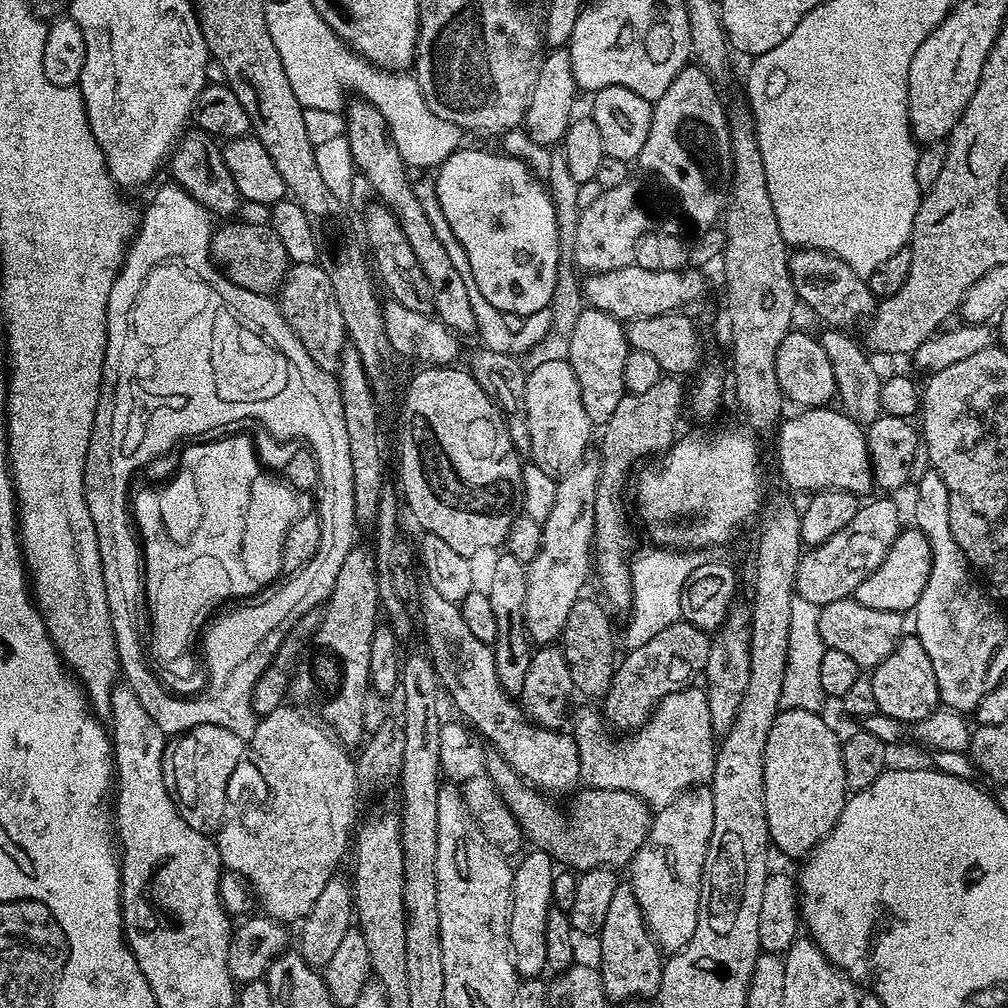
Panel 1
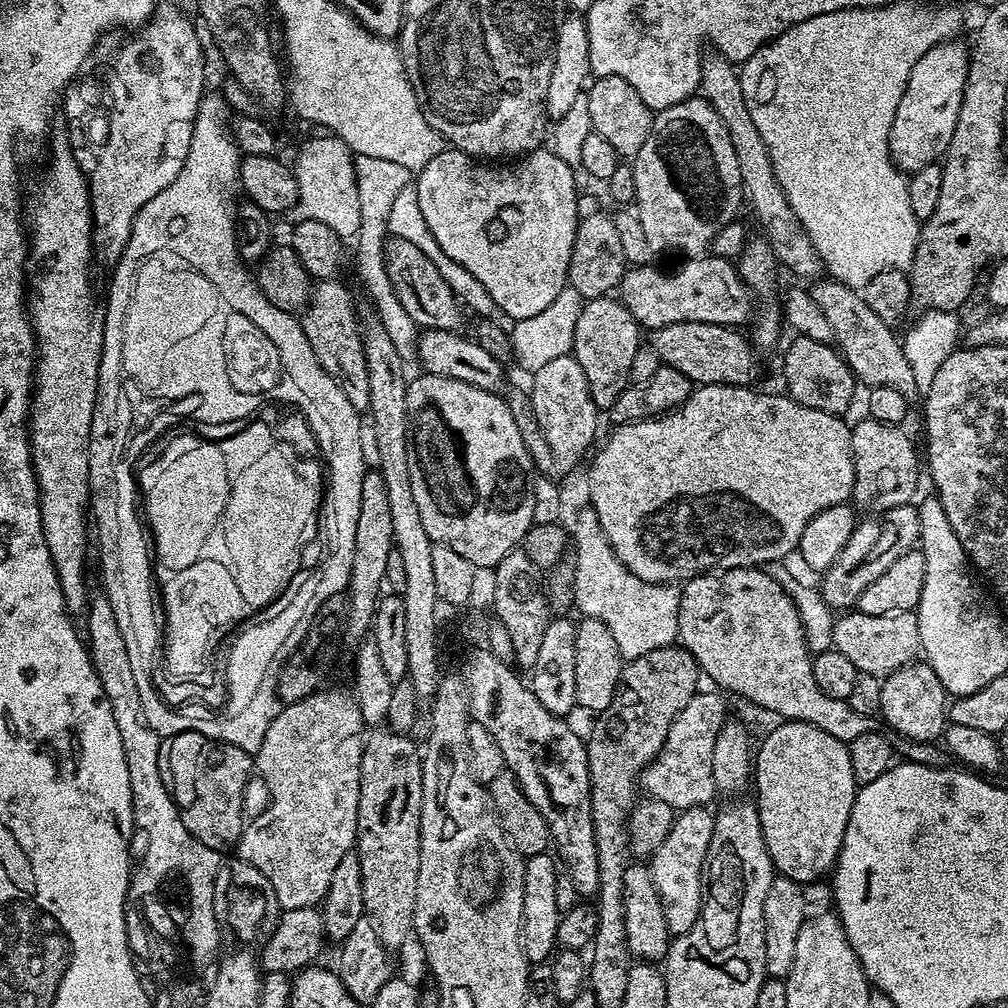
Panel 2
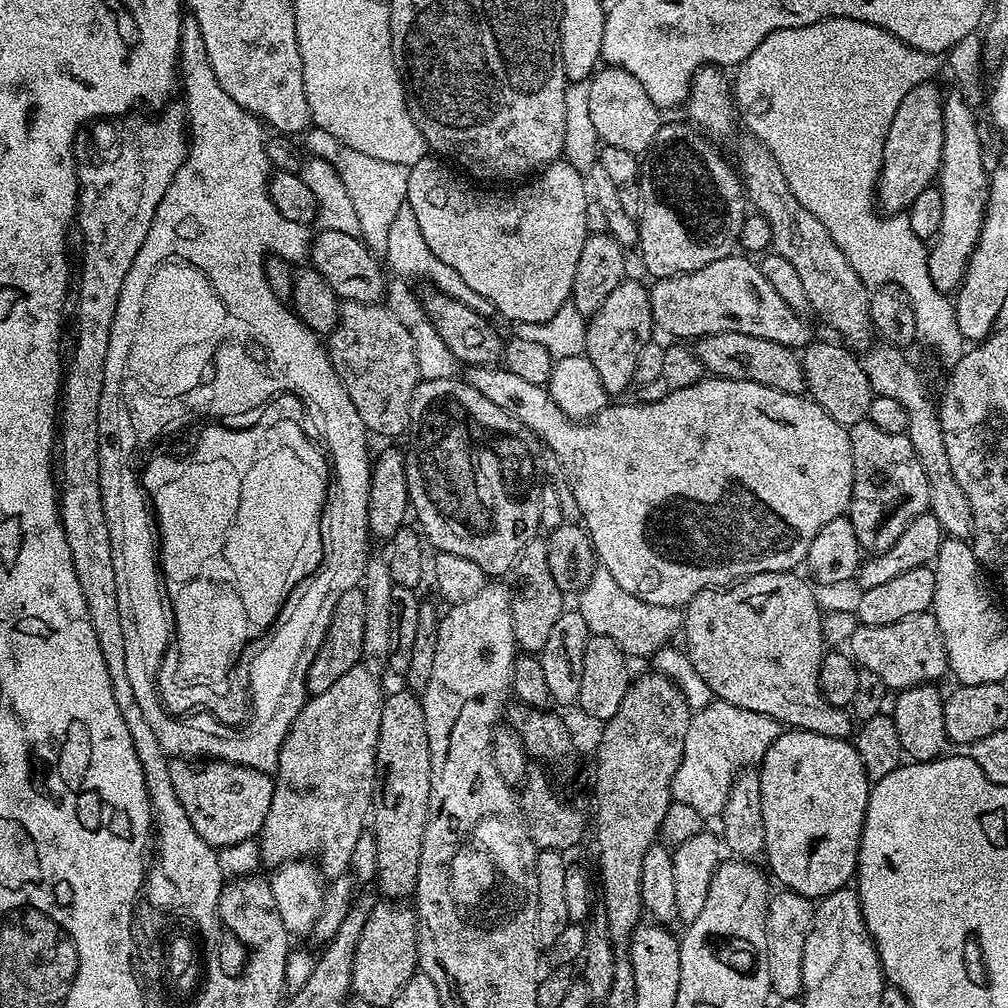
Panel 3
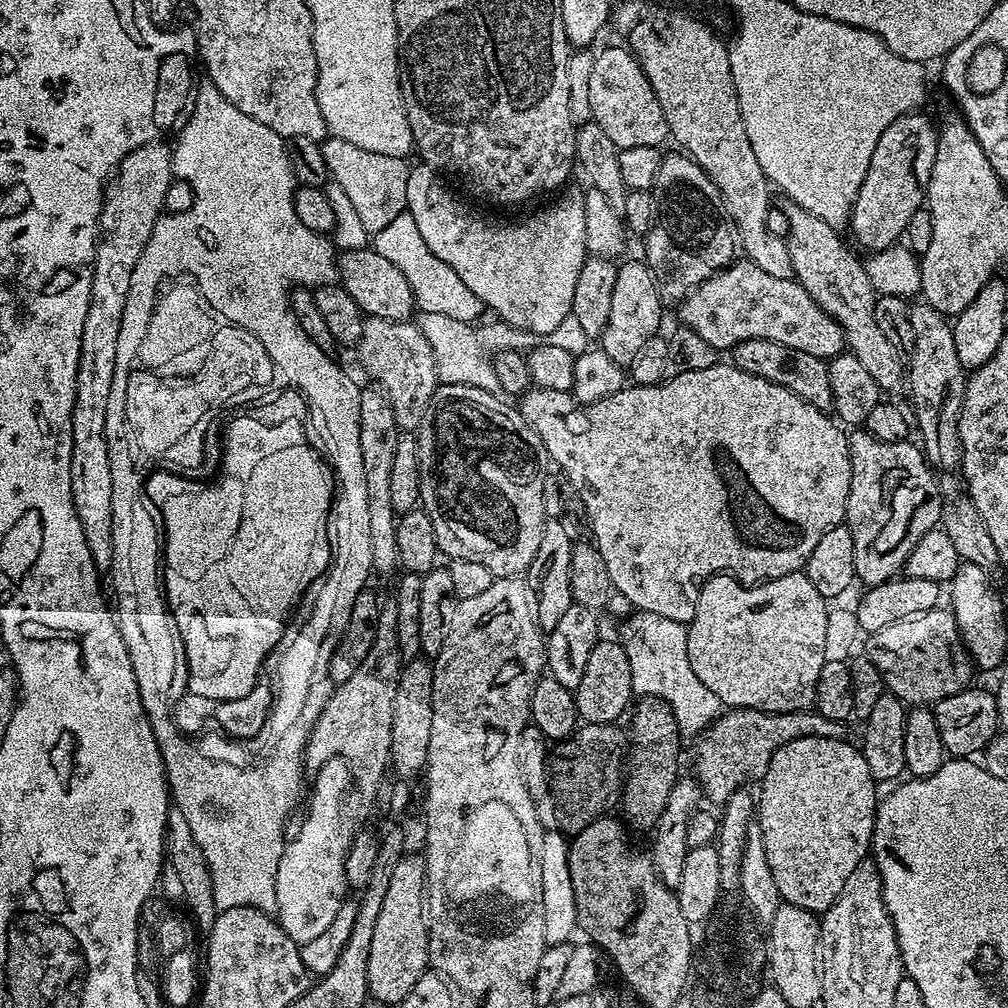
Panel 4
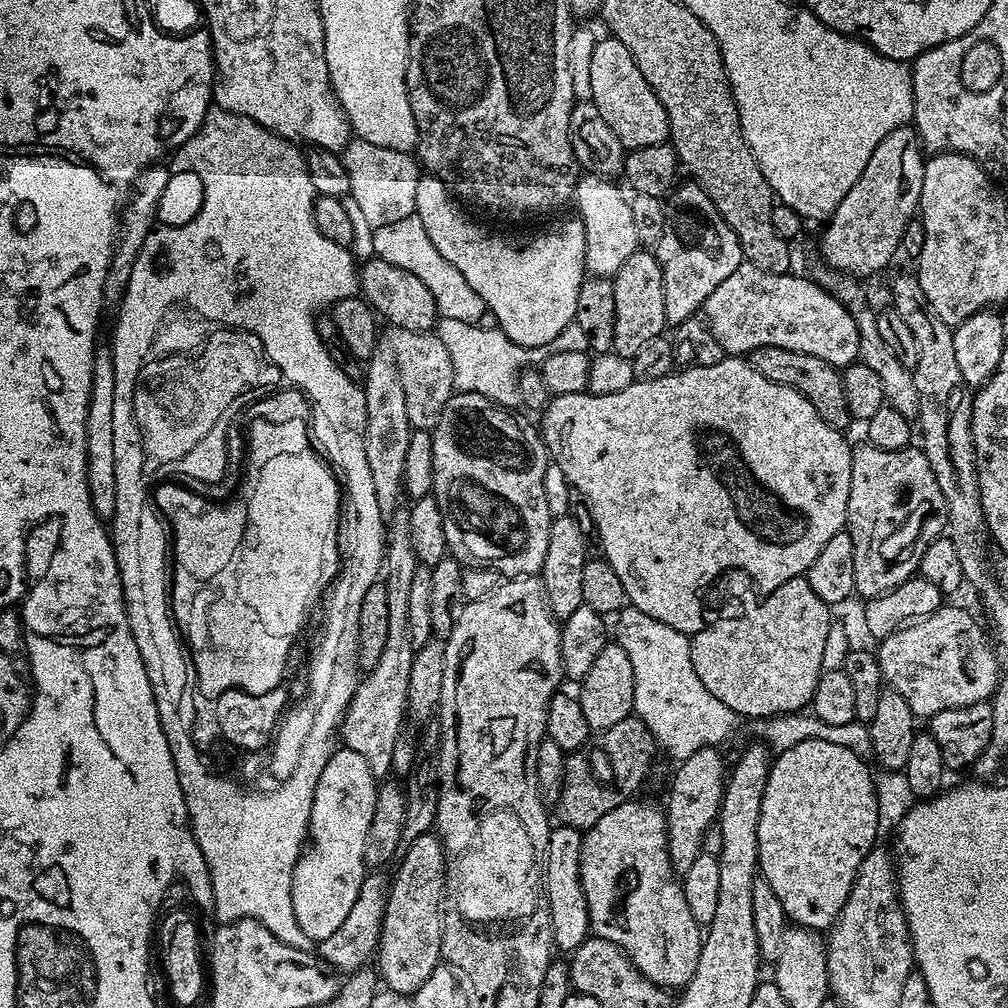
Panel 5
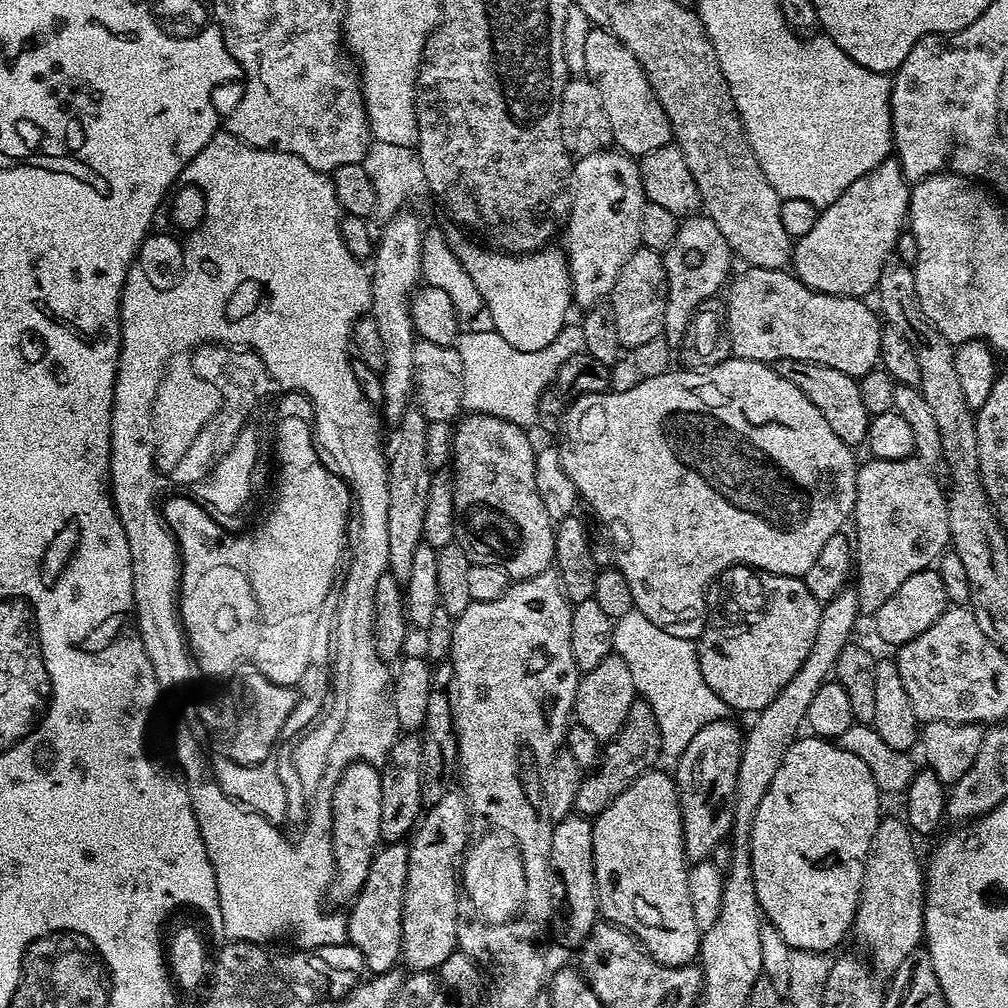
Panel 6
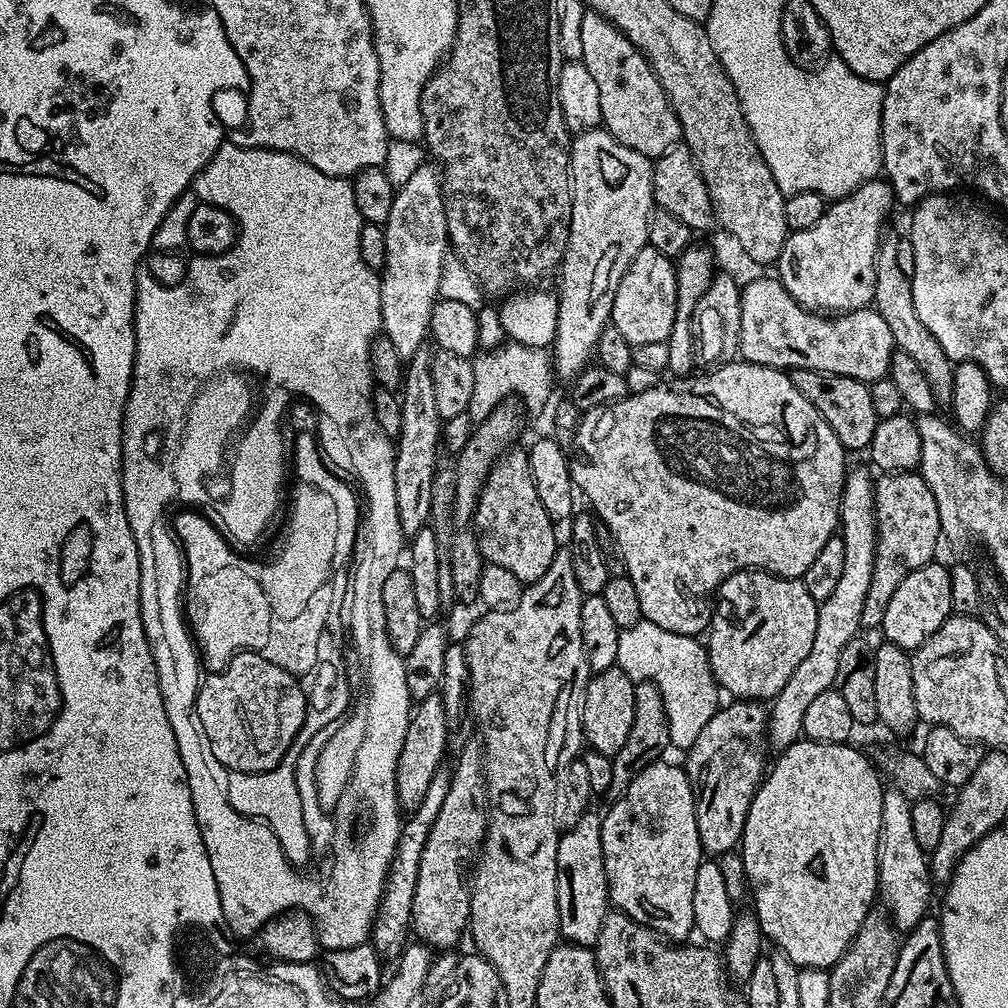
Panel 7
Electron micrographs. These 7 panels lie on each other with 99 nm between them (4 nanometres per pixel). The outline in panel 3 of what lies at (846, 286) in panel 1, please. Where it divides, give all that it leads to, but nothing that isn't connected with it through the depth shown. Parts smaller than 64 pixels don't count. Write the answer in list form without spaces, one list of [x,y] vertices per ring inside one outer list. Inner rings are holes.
[[[887,342],[869,347],[862,356],[866,378],[870,378],[875,395],[898,398],[898,402],[902,402],[902,410],[906,410],[906,435],[910,438],[910,446],[914,446],[914,454],[918,454],[918,462],[922,462],[922,470],[926,470],[926,482],[930,486],[928,511],[934,514],[934,518],[938,518],[938,526],[945,537],[968,540],[972,535],[970,504],[966,502],[966,496],[962,494],[962,488],[950,470],[950,454],[946,454],[946,438],[942,434],[940,413],[933,397],[931,400],[924,393],[924,380],[919,370],[904,355],[901,349]]]

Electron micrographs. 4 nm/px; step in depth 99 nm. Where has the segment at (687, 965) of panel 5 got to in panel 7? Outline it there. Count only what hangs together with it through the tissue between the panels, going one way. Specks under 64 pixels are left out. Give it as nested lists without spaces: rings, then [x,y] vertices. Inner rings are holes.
[[[661,758],[654,764],[648,764],[632,779],[630,786],[620,796],[611,801],[612,809],[602,816],[602,858],[606,866],[606,882],[608,883],[608,899],[611,907],[618,912],[624,912],[631,920],[639,924],[645,924],[661,938],[669,942],[684,942],[693,935],[696,923],[694,922],[694,877],[698,874],[698,866],[702,859],[702,849],[698,838],[698,818],[694,818],[694,794],[679,763],[667,764],[667,759]]]

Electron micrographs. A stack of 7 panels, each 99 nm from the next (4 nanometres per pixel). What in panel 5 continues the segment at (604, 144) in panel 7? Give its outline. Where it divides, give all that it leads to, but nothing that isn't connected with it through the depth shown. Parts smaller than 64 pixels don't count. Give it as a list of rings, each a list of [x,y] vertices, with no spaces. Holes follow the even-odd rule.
[[[584,174],[576,181],[574,205],[578,219],[582,222],[586,234],[586,258],[584,267],[593,276],[613,277],[616,271],[638,251],[634,234],[634,217],[630,215],[629,197],[624,196],[625,189],[619,188],[616,182],[603,176]]]

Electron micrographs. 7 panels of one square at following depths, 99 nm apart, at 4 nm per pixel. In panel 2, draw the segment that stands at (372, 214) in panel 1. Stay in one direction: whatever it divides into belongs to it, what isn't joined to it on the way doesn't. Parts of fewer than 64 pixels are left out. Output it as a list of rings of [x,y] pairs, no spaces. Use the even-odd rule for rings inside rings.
[[[389,237],[384,244],[387,274],[394,285],[398,302],[419,329],[442,329],[459,331],[462,326],[462,310],[459,299],[453,294],[449,283],[442,278],[434,262],[405,239]]]

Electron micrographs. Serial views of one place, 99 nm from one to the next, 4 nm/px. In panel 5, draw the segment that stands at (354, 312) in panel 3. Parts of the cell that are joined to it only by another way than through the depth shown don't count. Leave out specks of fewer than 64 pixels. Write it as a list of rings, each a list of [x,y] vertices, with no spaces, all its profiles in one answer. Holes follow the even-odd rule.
[[[392,328],[389,333],[387,351],[391,359],[396,361],[398,378],[402,378],[402,391],[406,394],[406,418],[410,418],[413,429],[430,430],[438,422],[442,406],[446,406],[448,399],[454,395],[454,366],[450,366],[450,354],[432,332]]]

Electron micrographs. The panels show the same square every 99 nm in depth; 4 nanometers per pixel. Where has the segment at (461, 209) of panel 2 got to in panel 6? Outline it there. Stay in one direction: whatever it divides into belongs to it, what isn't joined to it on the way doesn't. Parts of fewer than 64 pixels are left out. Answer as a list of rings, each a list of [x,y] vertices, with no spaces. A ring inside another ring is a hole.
[[[456,226],[447,229],[446,235],[458,262],[466,266],[466,274],[470,274],[478,294],[482,294],[487,315],[492,315],[491,327],[510,346],[533,352],[558,338],[569,319],[568,307],[574,304],[568,257],[561,249],[559,252],[556,246],[549,246],[539,252],[513,254],[495,251],[480,242],[475,244]]]

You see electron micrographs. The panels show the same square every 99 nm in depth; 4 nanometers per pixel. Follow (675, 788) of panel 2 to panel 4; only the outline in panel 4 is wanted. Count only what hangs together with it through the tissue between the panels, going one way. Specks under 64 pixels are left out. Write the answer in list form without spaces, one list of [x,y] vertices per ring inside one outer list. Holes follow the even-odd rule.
[[[734,708],[716,717],[716,720],[695,741],[696,772],[694,779],[700,783],[701,793],[723,806],[738,789],[745,787],[751,776],[763,778],[770,766],[770,758],[786,742],[798,738],[821,736],[822,738],[845,739],[845,725],[838,720],[822,718],[819,712],[759,712],[753,708]]]

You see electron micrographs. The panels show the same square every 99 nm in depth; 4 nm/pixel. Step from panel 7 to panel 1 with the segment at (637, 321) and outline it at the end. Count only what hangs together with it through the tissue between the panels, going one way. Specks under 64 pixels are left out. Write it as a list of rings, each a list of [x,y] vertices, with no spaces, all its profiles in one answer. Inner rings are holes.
[[[585,306],[582,314],[578,314],[578,322],[570,334],[567,361],[574,370],[574,378],[578,378],[578,390],[582,390],[582,406],[586,409],[586,418],[590,418],[593,426],[603,426],[626,394],[622,370],[626,367],[630,349],[624,329],[625,325],[610,314]]]

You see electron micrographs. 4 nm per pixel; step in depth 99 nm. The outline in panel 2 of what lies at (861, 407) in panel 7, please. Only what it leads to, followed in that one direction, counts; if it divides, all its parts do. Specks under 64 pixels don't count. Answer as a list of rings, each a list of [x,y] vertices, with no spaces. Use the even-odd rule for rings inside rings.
[[[674,322],[670,326],[662,326],[651,333],[650,346],[658,354],[661,365],[682,370],[686,378],[690,378],[693,385],[702,384],[739,384],[748,386],[753,383],[752,379],[760,372],[760,364],[756,361],[758,355],[751,339],[744,336],[743,331],[732,326],[722,324],[711,324],[710,322]]]

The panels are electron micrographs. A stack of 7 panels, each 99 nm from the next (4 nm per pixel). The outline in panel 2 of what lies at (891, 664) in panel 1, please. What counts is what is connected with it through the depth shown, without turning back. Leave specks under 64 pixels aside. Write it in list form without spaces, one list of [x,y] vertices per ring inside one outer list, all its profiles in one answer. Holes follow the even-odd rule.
[[[913,662],[894,670],[894,674],[883,677],[882,706],[879,715],[906,740],[918,744],[936,742],[945,735],[949,723],[950,697],[944,691],[938,674],[926,662]]]

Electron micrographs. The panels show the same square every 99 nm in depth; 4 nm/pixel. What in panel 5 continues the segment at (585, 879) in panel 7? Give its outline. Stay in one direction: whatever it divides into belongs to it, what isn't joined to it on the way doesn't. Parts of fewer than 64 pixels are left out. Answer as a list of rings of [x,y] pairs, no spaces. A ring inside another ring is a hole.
[[[556,826],[548,833],[548,848],[544,851],[544,886],[552,919],[552,943],[565,954],[575,952],[579,944],[590,935],[586,894],[580,885],[580,851],[583,841],[581,829]]]

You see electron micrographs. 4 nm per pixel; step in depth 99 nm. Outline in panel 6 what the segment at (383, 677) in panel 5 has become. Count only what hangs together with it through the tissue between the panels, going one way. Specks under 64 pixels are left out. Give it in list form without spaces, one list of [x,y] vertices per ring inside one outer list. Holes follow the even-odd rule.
[[[409,407],[407,412],[391,429],[392,434],[386,438],[386,459],[388,462],[388,485],[390,486],[390,502],[386,513],[386,535],[390,546],[387,575],[398,581],[410,578],[410,569],[414,558],[414,550],[422,543],[422,517],[426,514],[426,494],[430,494],[432,472],[426,462],[426,426],[428,420],[420,413],[419,408]]]

